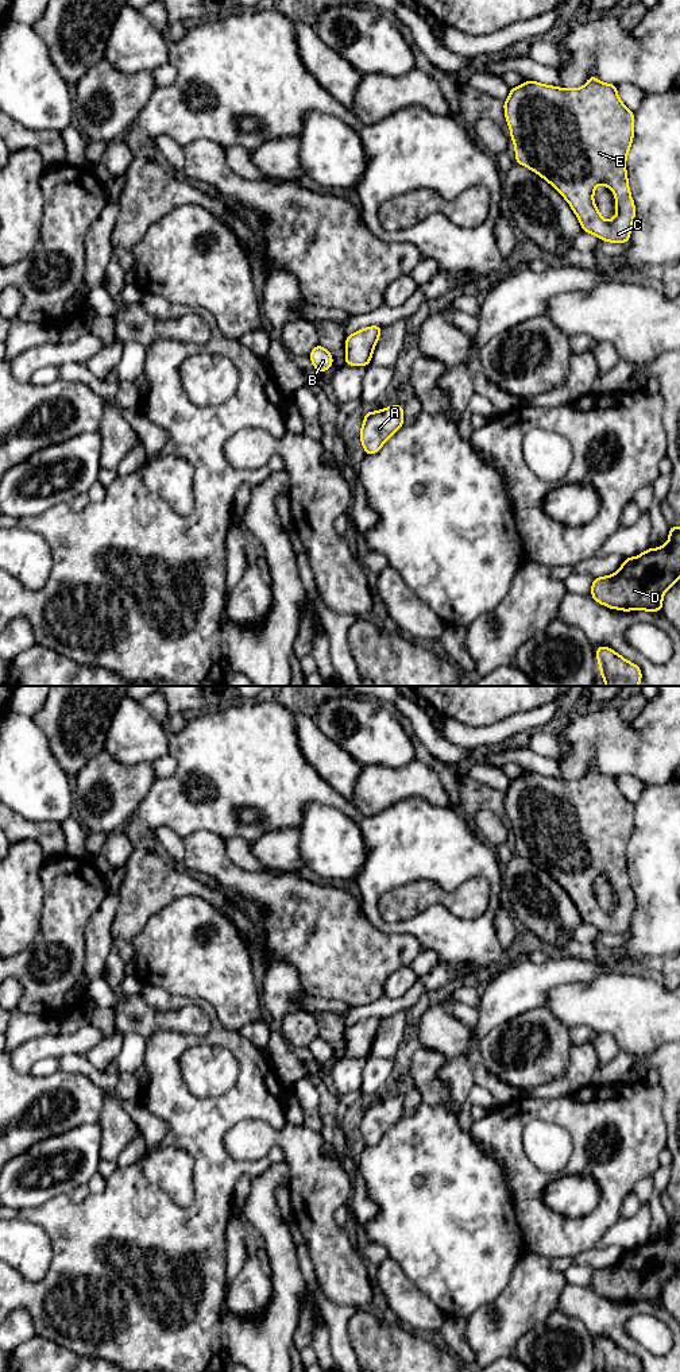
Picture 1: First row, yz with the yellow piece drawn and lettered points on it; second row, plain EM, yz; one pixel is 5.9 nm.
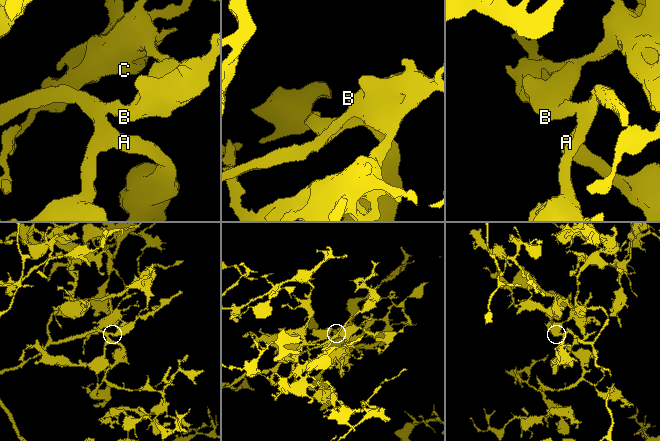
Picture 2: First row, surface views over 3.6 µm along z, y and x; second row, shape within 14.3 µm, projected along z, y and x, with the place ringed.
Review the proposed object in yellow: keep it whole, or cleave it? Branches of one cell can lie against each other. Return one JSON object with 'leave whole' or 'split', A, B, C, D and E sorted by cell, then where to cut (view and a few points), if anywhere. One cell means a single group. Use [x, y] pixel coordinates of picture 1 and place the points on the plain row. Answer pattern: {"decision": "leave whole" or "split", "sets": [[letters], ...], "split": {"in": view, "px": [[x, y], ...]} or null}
{"decision": "leave whole", "sets": [["A", "B", "C", "D", "E"]], "split": null}

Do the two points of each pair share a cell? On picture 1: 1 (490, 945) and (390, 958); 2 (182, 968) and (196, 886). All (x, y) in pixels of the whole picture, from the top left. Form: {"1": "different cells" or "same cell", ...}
{"1": "different cells", "2": "different cells"}

